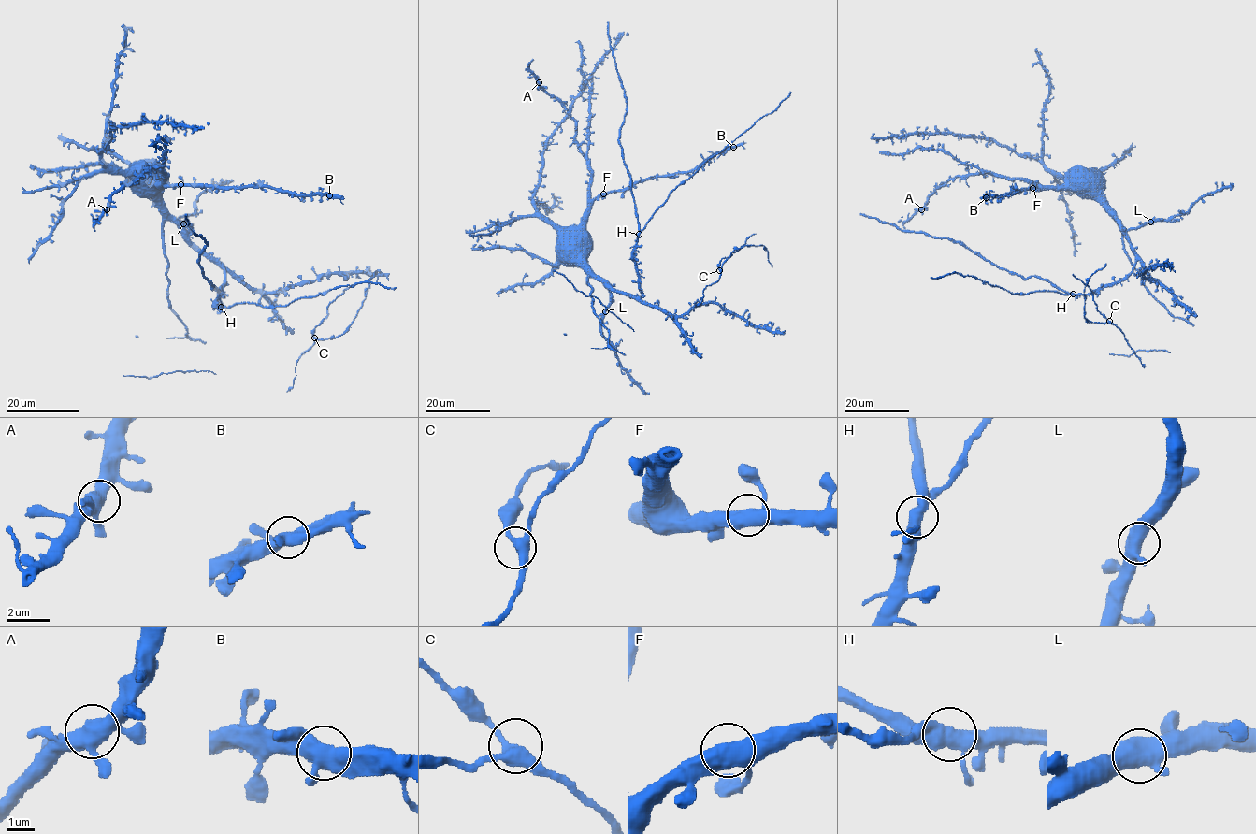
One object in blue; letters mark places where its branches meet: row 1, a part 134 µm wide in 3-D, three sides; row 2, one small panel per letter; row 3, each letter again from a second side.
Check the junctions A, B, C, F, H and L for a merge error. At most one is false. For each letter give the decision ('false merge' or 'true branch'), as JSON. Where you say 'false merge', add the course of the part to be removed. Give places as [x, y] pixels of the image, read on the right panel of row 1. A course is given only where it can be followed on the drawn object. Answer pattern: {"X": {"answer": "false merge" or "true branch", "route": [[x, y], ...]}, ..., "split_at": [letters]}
{"A": {"answer": "true branch"}, "B": {"answer": "true branch"}, "C": {"answer": "true branch"}, "F": {"answer": "true branch"}, "H": {"answer": "false merge", "route": [[1074, 294], [1067, 294], [1034, 276], [1022, 279], [998, 268], [946, 237], [902, 231], [860, 213]]}, "L": {"answer": "true branch"}, "split_at": ["H"]}

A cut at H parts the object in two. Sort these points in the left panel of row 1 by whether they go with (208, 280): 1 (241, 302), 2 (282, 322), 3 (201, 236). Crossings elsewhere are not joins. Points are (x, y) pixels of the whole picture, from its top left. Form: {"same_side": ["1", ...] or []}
{"same_side": ["1", "3"]}

